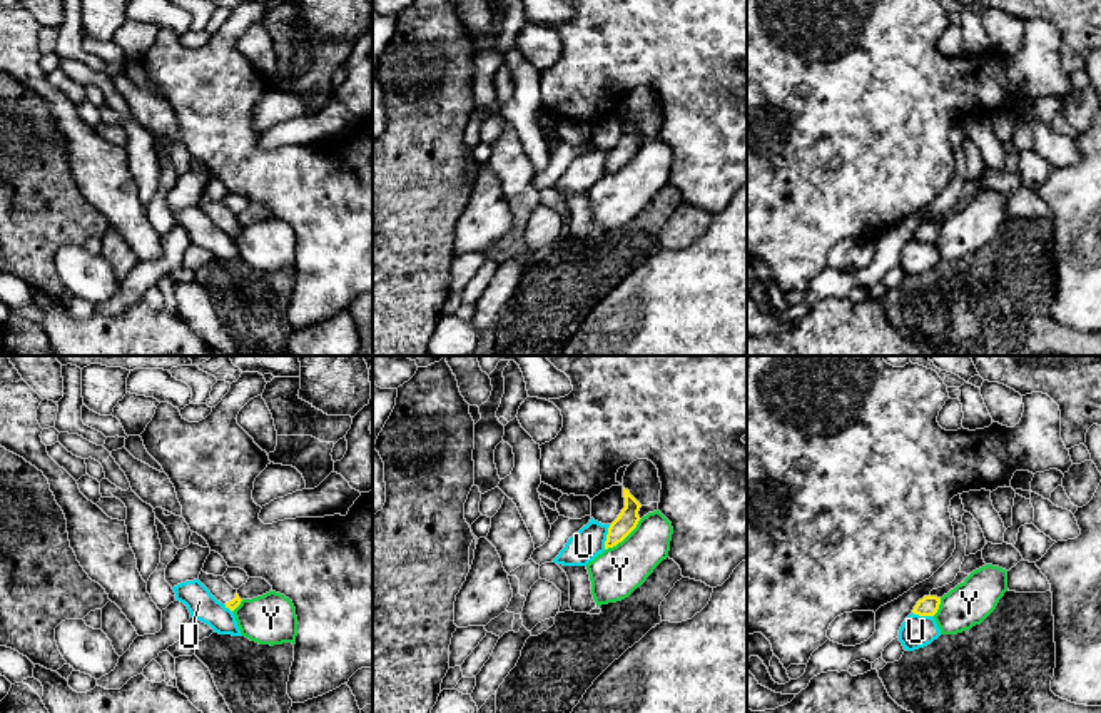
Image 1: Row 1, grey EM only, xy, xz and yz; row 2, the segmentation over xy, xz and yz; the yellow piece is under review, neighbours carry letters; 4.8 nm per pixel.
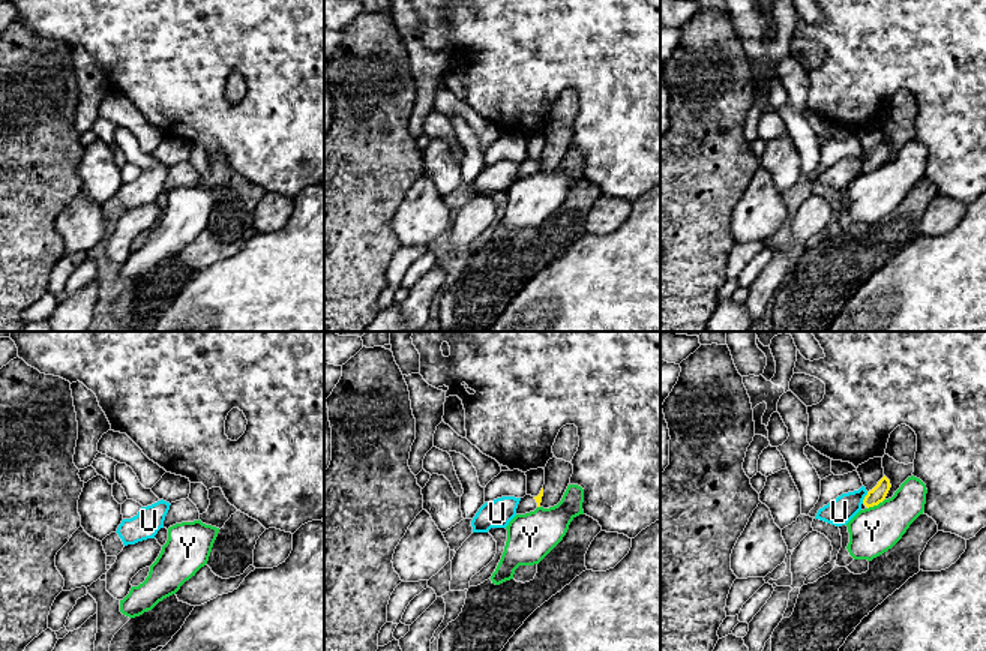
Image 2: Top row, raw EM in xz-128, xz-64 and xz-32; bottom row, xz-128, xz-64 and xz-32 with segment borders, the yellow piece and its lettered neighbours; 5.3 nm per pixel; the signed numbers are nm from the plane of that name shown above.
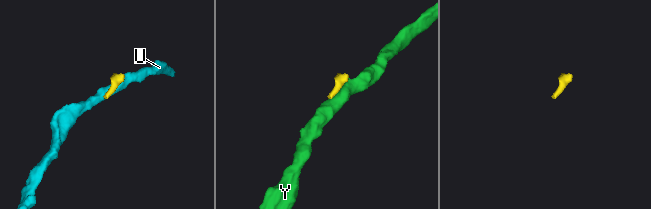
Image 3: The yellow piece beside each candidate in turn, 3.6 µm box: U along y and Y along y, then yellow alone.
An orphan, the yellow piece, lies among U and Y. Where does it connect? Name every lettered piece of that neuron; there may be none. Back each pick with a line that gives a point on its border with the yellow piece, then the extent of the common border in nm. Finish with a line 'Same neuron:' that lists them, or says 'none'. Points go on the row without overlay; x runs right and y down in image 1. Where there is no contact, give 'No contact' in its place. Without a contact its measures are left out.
Same neuron: none

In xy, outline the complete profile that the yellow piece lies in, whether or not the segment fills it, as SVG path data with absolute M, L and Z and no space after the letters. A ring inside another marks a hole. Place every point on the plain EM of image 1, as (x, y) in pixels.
M200 197L199 207L211 217L211 220L221 227L226 234L234 237L241 230L237 215L234 215L222 202L214 202Z

